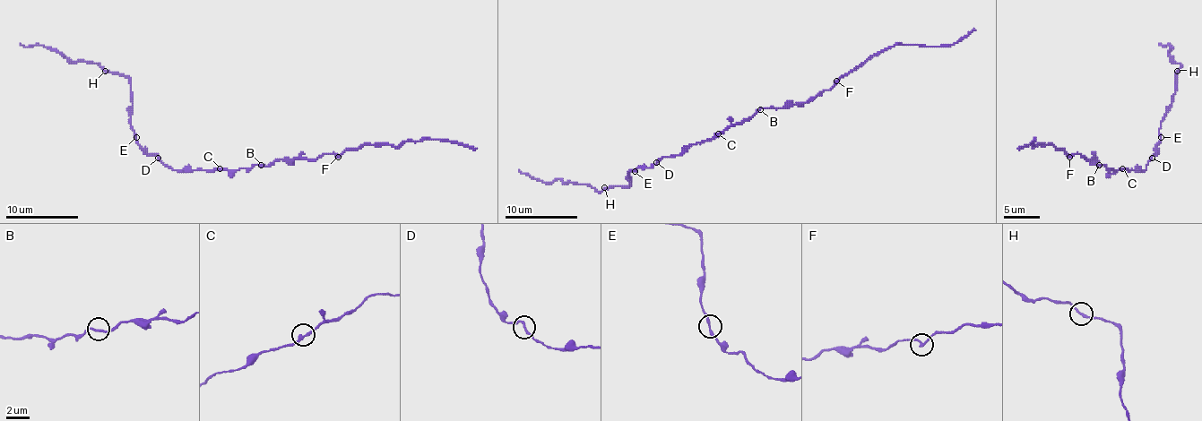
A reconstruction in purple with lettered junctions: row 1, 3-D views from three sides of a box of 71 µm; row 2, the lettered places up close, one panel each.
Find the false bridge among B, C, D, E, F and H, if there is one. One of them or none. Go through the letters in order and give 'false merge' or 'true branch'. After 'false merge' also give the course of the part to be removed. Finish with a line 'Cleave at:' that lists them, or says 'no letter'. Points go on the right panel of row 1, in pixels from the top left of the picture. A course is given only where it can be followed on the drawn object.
B: true branch
C: true branch
D: true branch
E: true branch
F: true branch
H: true branch
Cleave at: no letter

